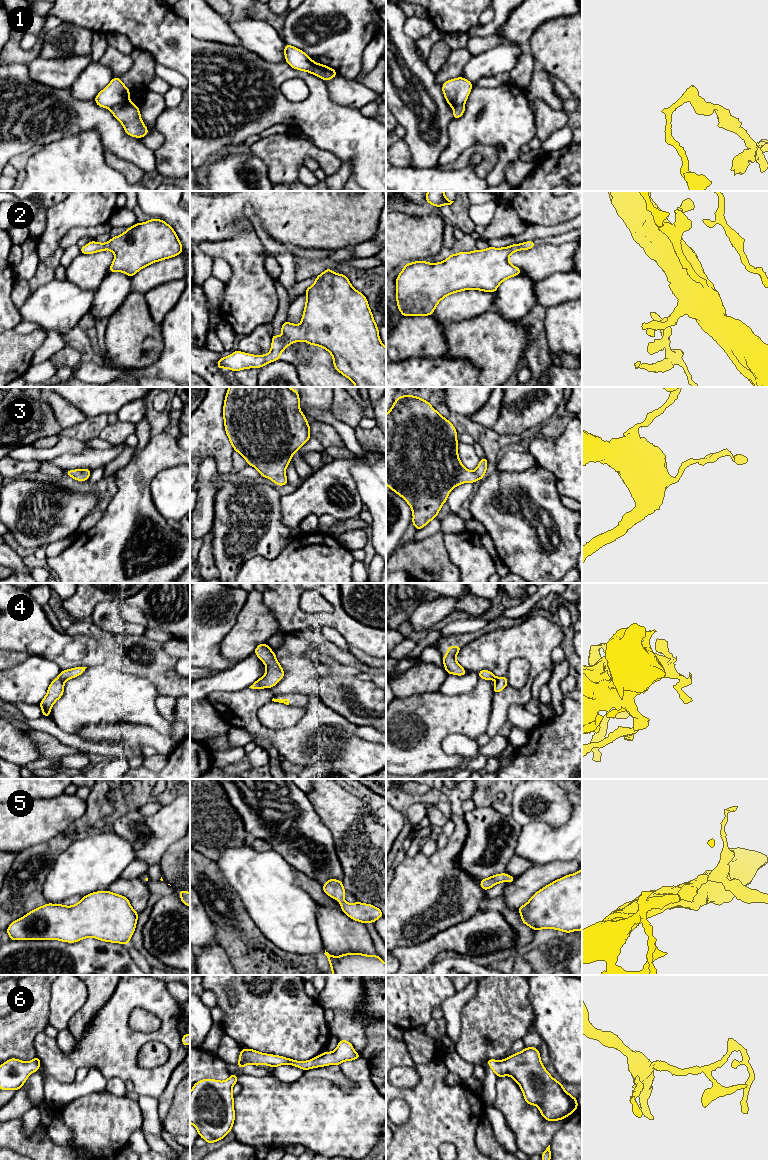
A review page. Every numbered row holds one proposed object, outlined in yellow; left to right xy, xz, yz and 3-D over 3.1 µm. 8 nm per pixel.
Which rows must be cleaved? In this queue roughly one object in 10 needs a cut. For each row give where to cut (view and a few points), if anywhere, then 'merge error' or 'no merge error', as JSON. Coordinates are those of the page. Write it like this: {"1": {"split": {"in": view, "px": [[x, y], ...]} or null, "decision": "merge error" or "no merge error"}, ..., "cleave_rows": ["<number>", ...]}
{"1": {"split": {"in": "xy", "px": [[127, 99], [115, 104], [110, 109]]}, "decision": "merge error"}, "2": {"split": null, "decision": "no merge error"}, "3": {"split": null, "decision": "no merge error"}, "4": {"split": null, "decision": "no merge error"}, "5": {"split": null, "decision": "no merge error"}, "6": {"split": null, "decision": "no merge error"}, "cleave_rows": ["1"]}

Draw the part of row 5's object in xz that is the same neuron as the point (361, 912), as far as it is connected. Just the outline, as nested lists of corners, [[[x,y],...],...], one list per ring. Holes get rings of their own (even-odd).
[[[329,879],[323,886],[324,892],[340,902],[342,911],[355,921],[362,923],[374,923],[377,919],[383,916],[382,911],[371,905],[356,902],[349,904],[344,900],[345,890],[343,887],[343,882],[336,879]]]

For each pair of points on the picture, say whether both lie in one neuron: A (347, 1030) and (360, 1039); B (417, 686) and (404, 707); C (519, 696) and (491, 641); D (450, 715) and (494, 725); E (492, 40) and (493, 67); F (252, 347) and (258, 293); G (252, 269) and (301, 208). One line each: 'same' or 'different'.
A: same
B: different
C: same
D: different
E: different
F: different
G: different

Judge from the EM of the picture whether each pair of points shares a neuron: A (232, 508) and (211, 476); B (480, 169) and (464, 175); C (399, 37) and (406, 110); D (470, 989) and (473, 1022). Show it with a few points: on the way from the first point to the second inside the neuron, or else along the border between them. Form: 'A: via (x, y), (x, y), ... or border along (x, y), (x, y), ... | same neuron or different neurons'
A: border along (223, 479), (218, 486), (214, 509) | different neurons
B: border along (450, 170), (478, 153), (474, 172), (484, 179) | different neurons
C: via (414, 62), (435, 90), (436, 105), (431, 111) | same neuron
D: border along (478, 985), (476, 994), (462, 1009), (462, 1021) | different neurons

